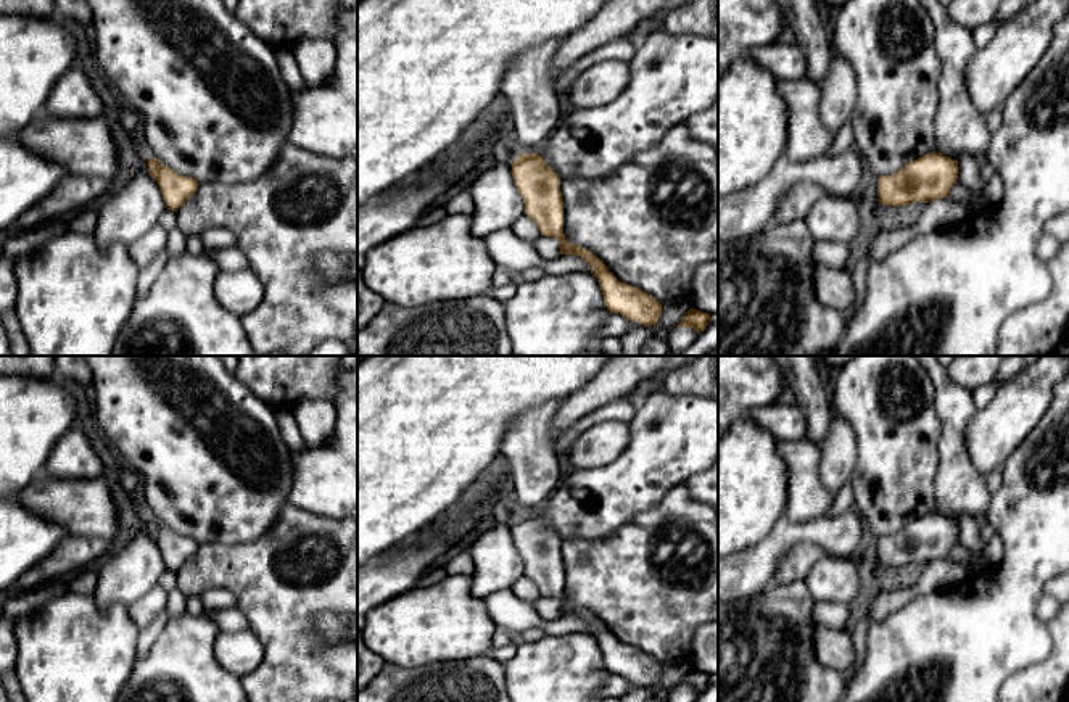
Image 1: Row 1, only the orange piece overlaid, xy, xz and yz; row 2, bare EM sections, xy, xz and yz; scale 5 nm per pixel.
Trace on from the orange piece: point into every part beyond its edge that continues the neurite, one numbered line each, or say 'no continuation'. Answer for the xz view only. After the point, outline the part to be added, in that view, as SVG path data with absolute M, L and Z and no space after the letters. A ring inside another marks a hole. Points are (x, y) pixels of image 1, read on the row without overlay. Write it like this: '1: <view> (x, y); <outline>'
1: xz (536, 470); M546 401L526 411L502 441L501 454L510 464L514 507L518 515L543 506L563 477L565 464L551 441L559 406L559 401Z

